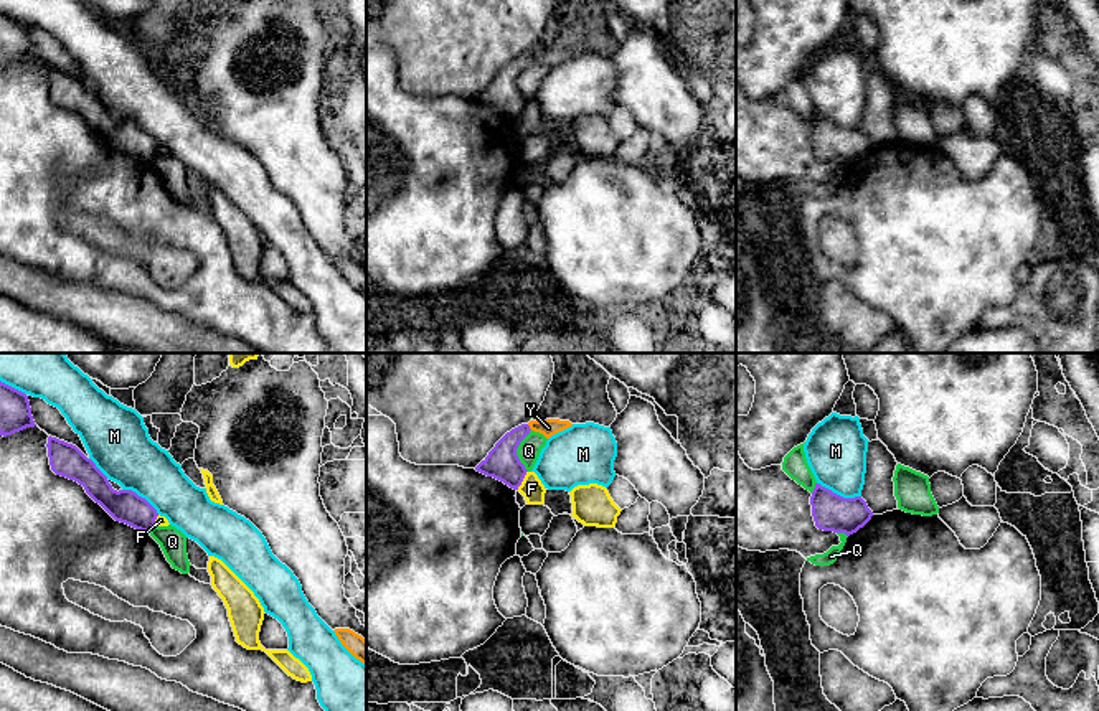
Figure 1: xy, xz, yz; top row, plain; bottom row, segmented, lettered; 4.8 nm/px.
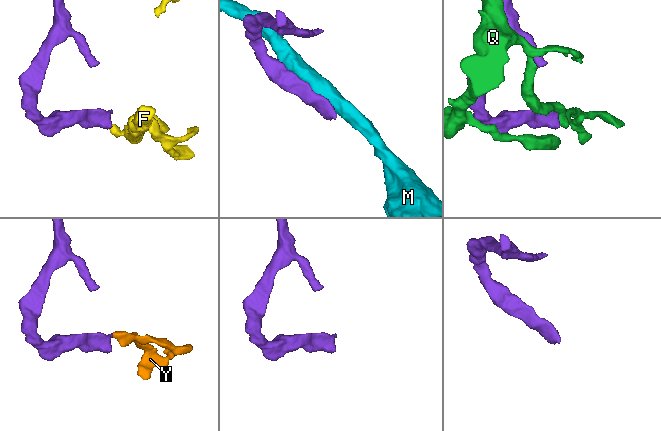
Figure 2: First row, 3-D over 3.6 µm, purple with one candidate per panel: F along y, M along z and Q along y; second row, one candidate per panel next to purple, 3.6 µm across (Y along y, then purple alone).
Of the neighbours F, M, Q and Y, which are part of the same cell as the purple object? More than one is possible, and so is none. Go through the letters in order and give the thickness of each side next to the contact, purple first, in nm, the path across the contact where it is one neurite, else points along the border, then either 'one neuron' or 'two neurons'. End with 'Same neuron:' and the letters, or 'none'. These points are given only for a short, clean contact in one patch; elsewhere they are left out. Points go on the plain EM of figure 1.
F: 160/110 nm | along xz (527, 101), (517, 119) | two neurons
M: 180/300 nm | two neurons
Q: 160/110 nm | two neurons
Y: 160/90 nm | across xz (502, 93), (505, 78), (528, 58), (548, 58) | one neuron
Same neuron: Y

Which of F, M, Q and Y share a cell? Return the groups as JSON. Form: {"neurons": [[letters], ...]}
{"neurons": [["F"], ["M"], ["Q"], ["Y"]]}

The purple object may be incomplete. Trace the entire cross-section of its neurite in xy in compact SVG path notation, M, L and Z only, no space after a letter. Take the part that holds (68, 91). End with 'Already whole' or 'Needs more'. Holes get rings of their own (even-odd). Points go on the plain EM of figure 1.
M48 68L51 101L84 117L116 152L140 162L150 162L158 147L157 140L132 120L114 120L107 107L76 76Z. Already whole

